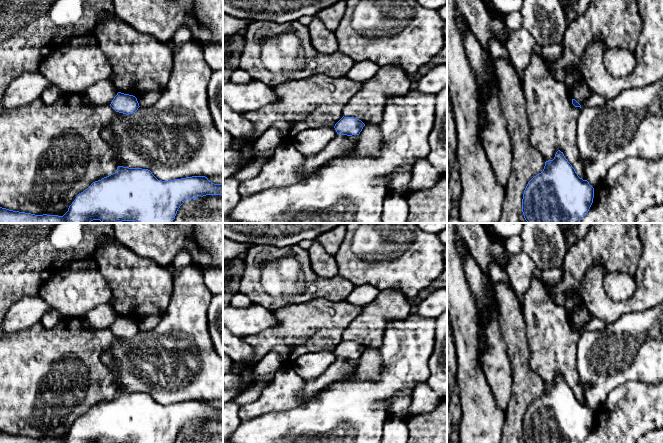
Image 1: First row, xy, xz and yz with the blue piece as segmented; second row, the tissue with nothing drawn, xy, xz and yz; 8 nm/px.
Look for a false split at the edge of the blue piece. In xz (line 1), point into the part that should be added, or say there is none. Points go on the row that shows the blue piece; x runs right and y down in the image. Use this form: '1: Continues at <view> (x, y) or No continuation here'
1: No continuation here

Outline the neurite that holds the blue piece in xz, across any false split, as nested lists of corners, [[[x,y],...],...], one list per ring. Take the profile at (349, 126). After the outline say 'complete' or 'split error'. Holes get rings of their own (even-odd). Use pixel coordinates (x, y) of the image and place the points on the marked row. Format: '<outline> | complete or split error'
[[[342,117],[334,126],[337,134],[340,135],[359,135],[365,124],[354,117]]] | complete

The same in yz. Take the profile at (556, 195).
[[[558,150],[553,160],[545,162],[541,173],[527,184],[522,212],[528,223],[578,223],[589,211],[594,198],[594,188],[578,176],[575,169]]] | complete

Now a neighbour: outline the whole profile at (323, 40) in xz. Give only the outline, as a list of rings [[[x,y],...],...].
[[[317,16],[313,17],[312,22],[308,25],[308,30],[310,41],[318,52],[332,54],[338,51],[338,42],[334,32],[327,29]]]

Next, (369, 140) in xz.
[[[365,125],[358,135],[357,155],[377,157],[381,148],[382,135],[379,125]]]

